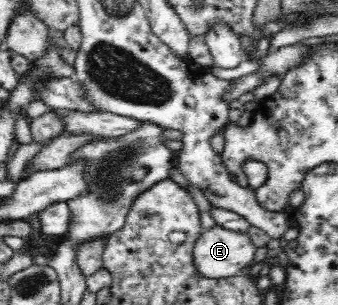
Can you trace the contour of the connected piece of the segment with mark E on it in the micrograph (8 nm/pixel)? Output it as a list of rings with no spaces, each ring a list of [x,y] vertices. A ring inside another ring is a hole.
[[[215,226],[198,233],[192,261],[203,278],[219,280],[237,276],[251,262],[255,249],[248,234]]]

